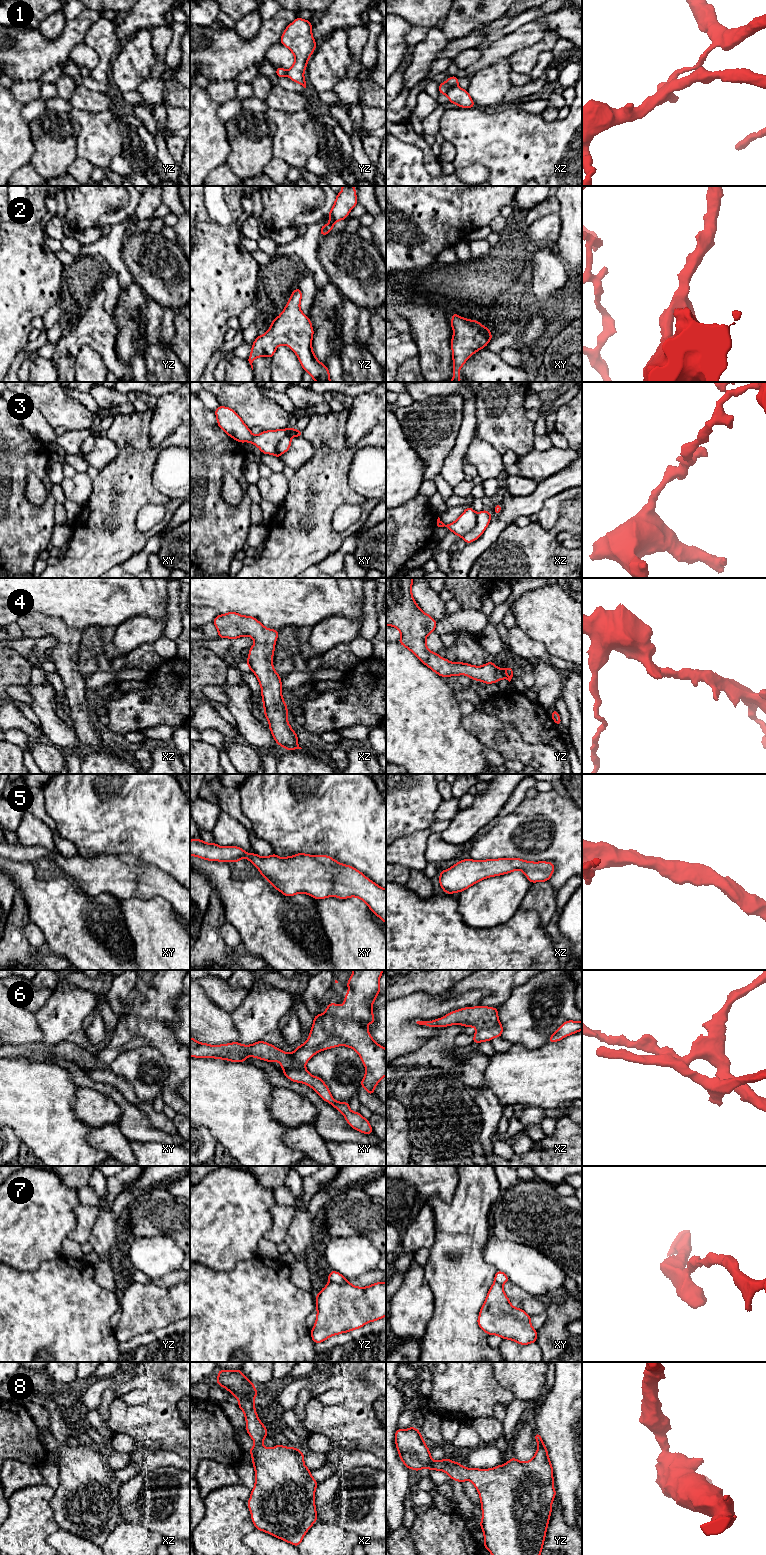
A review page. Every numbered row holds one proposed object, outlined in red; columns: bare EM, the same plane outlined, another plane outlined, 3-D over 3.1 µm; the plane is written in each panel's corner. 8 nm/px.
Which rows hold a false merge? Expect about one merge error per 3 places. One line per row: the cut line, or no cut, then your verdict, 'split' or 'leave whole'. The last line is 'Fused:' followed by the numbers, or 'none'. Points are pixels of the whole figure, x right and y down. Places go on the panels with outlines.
1: cut xz (456, 85), (453, 85), (445, 93); split
2: cut none; leave whole
3: cut xy (290, 431), (277, 444), (276, 450), (280, 454); split
4: cut none; leave whole
5: cut none; leave whole
6: cut xz (500, 1023), (477, 1030); split
7: cut yz (345, 1280), (329, 1283); split
8: cut none; leave whole
Fused: 1, 3, 6, 7

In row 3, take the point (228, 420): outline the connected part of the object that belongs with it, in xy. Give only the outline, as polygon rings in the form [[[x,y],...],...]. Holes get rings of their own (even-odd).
[[[219,406],[215,411],[218,426],[236,441],[250,442],[256,445],[263,454],[271,454],[280,459],[280,453],[276,447],[279,441],[289,432],[293,436],[301,437],[303,432],[294,428],[262,431],[258,435],[253,435],[243,422],[241,417],[231,408]]]

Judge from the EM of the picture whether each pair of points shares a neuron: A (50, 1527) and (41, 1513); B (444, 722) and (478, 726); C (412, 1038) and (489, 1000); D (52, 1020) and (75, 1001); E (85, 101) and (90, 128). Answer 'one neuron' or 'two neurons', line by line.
A: one neuron
B: two neurons
C: two neurons
D: one neuron
E: two neurons

